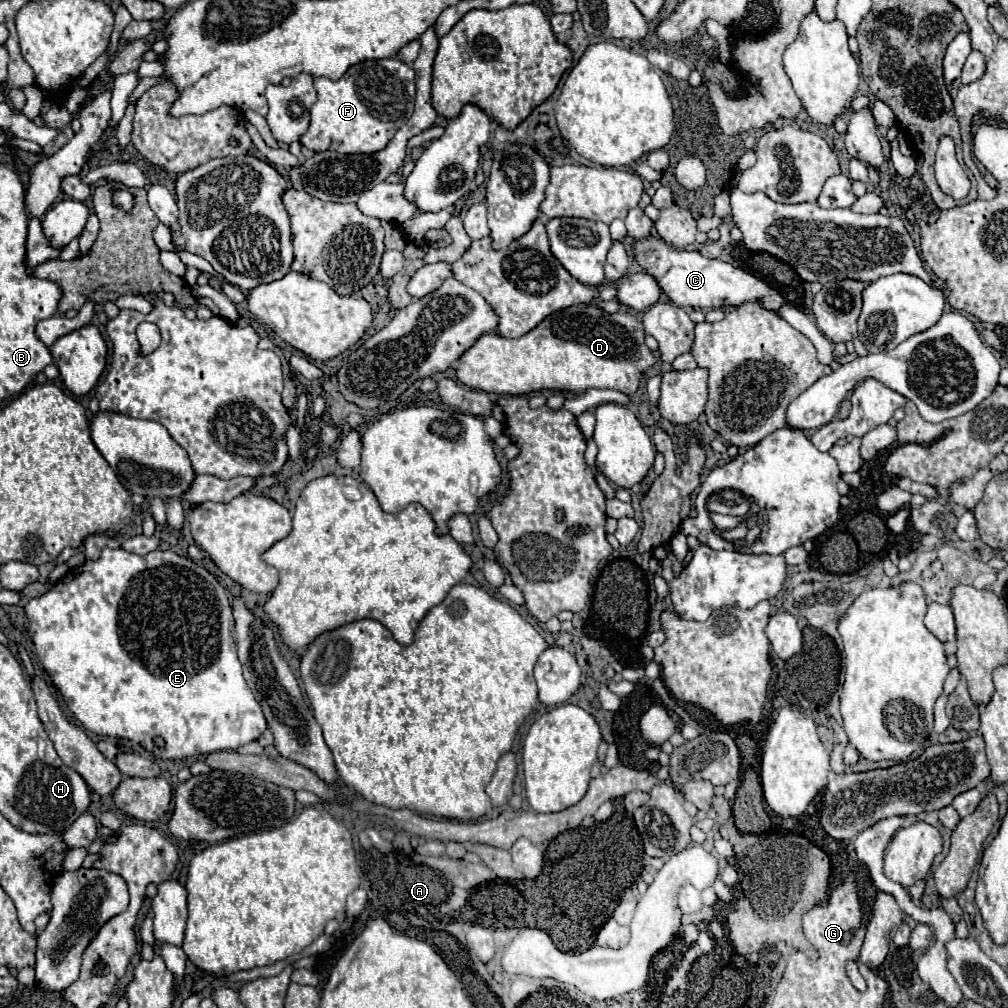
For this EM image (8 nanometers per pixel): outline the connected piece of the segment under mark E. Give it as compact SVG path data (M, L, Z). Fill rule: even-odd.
M105 547L97 561L85 561L77 569L71 569L45 595L41 595L39 599L31 599L25 605L25 615L29 619L29 633L31 633L35 653L39 657L43 669L53 679L55 687L61 691L61 695L63 695L67 707L73 711L73 715L83 723L83 727L87 731L91 731L95 735L107 735L107 737L135 741L143 749L147 749L149 753L153 753L155 757L161 757L161 759L189 759L195 755L209 755L213 751L235 751L237 747L255 741L267 729L263 711L241 673L241 663L237 659L237 645L235 645L235 637L233 637L235 621L233 621L233 611L229 605L227 593L205 567L195 565L187 557L179 557L173 551L159 551L159 549L141 557L135 553L127 553L123 549ZM157 737L161 737L165 741L163 747L155 745Z

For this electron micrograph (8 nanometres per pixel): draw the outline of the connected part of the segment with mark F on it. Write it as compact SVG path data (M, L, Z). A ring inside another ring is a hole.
M389 57L377 61L363 61L349 67L347 77L331 81L315 77L317 101L311 107L311 123L301 137L301 145L313 151L337 153L375 153L381 151L401 125L413 115L415 103L415 73L411 65Z

